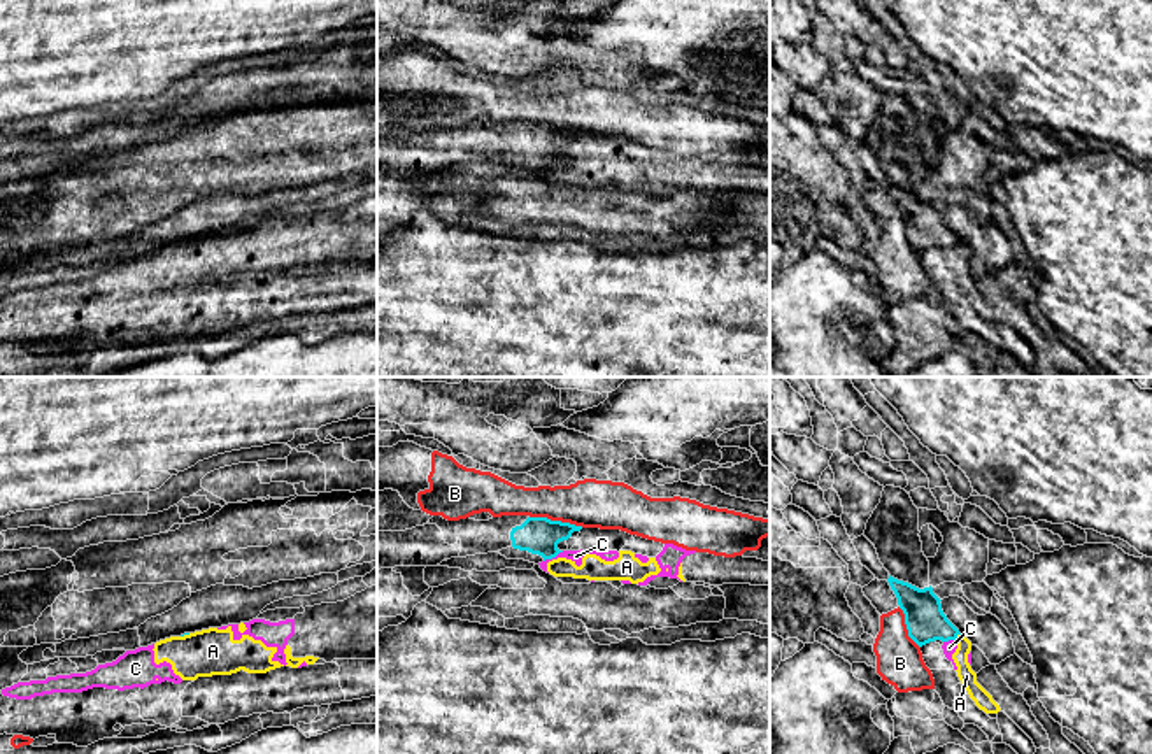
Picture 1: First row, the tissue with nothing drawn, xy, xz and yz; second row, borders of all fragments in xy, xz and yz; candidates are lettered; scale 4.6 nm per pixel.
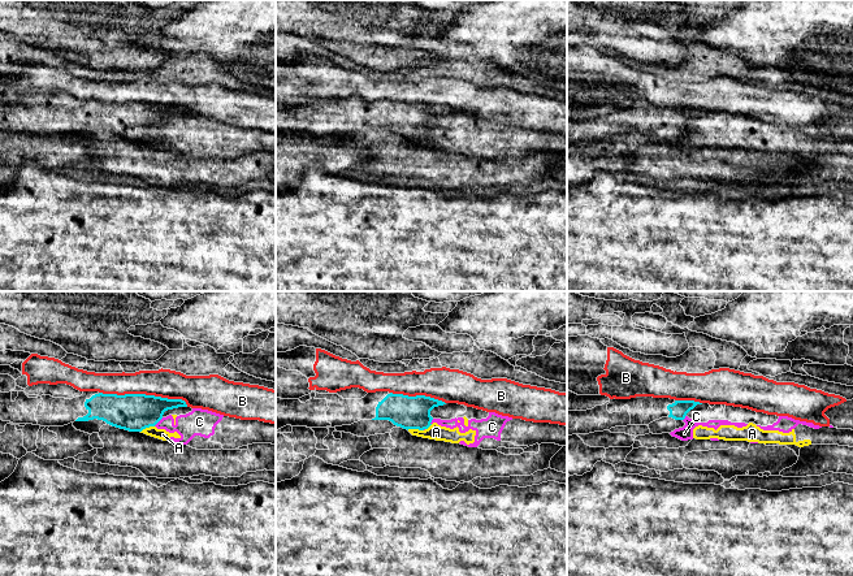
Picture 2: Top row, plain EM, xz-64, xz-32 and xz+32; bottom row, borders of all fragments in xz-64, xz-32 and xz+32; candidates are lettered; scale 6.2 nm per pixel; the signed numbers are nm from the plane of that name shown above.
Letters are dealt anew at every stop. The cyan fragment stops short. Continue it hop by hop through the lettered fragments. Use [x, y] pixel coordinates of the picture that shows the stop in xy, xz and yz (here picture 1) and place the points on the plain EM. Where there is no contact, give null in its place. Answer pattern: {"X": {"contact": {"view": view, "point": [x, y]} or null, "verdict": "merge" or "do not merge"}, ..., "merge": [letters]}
{"A": {"contact": {"view": "yz", "point": [956, 244]}, "verdict": "do not merge"}, "B": {"contact": {"view": "xz", "point": [556, 128]}, "verdict": "do not merge"}, "C": {"contact": {"view": "xz", "point": [553, 163]}, "verdict": "do not merge"}, "merge": []}

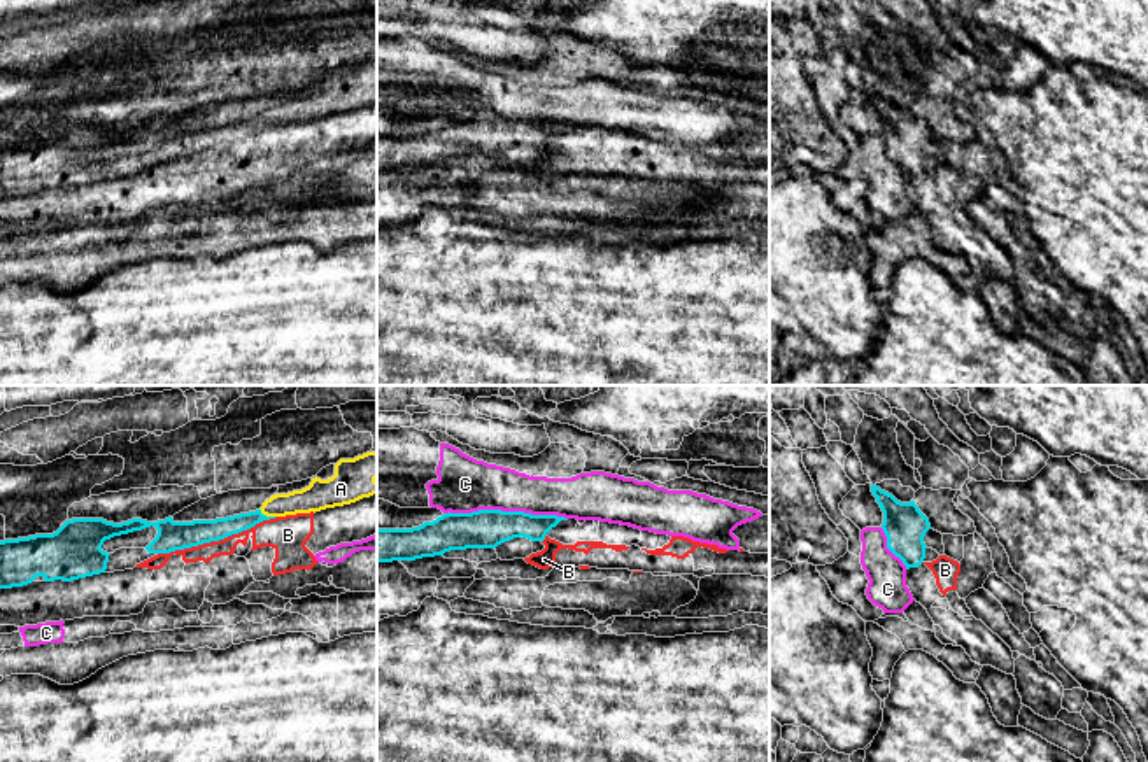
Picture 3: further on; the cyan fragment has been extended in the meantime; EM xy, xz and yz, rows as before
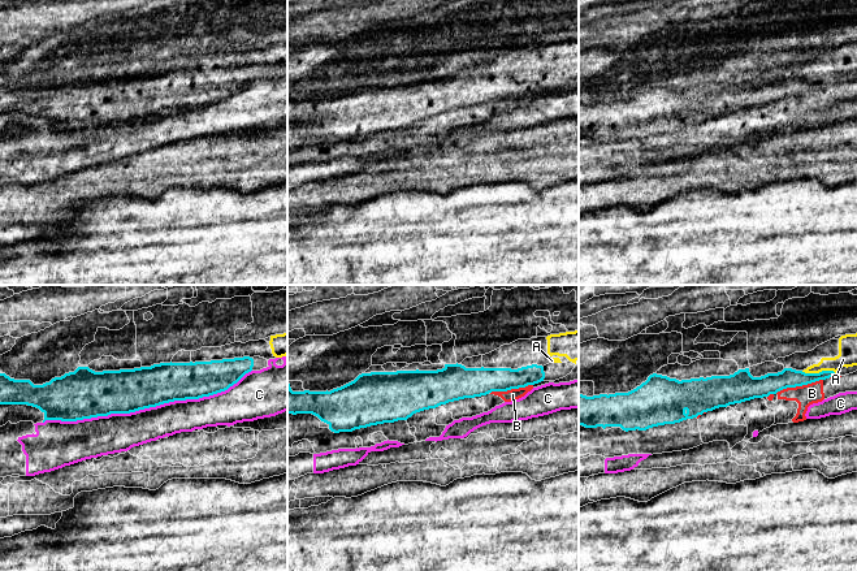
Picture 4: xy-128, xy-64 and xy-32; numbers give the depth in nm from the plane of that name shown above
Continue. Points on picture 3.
{"A": {"contact": {"view": "xy", "point": [265, 123]}, "verdict": "merge"}, "B": {"contact": {"view": "xy", "point": [216, 148]}, "verdict": "do not merge"}, "C": {"contact": {"view": "xz", "point": [505, 119]}, "verdict": "do not merge"}, "merge": ["A"]}

